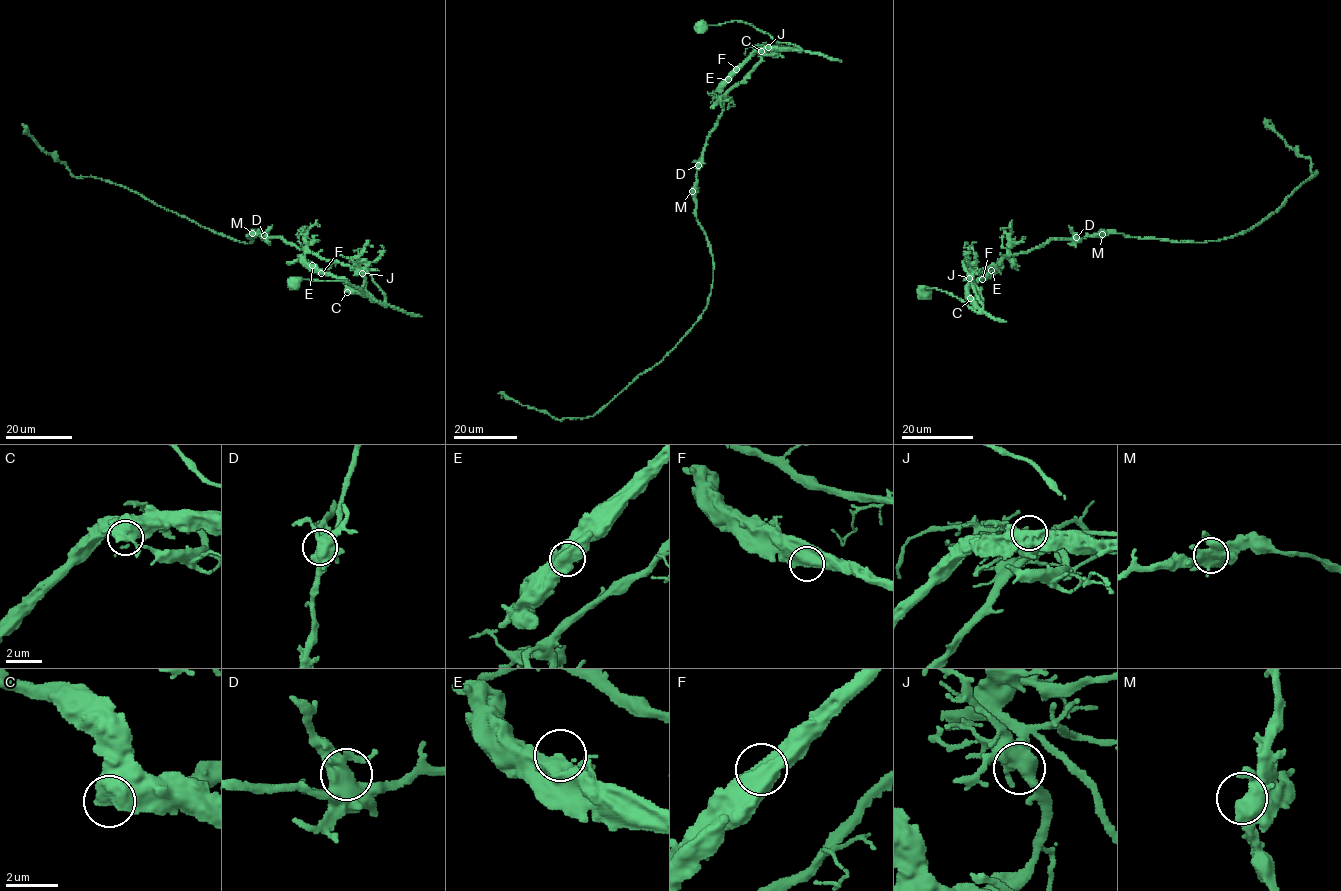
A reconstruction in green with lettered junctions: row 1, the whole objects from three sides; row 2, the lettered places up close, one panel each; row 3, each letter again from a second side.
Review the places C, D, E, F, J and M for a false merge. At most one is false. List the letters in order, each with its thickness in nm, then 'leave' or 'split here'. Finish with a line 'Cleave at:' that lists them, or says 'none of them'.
C: 480 nm thick; split here
D: 460 nm thick; leave
E: 600 nm thick; leave
F: 600 nm thick; leave
J: 480 nm thick; leave
M: 550 nm thick; leave
Cleave at: C

